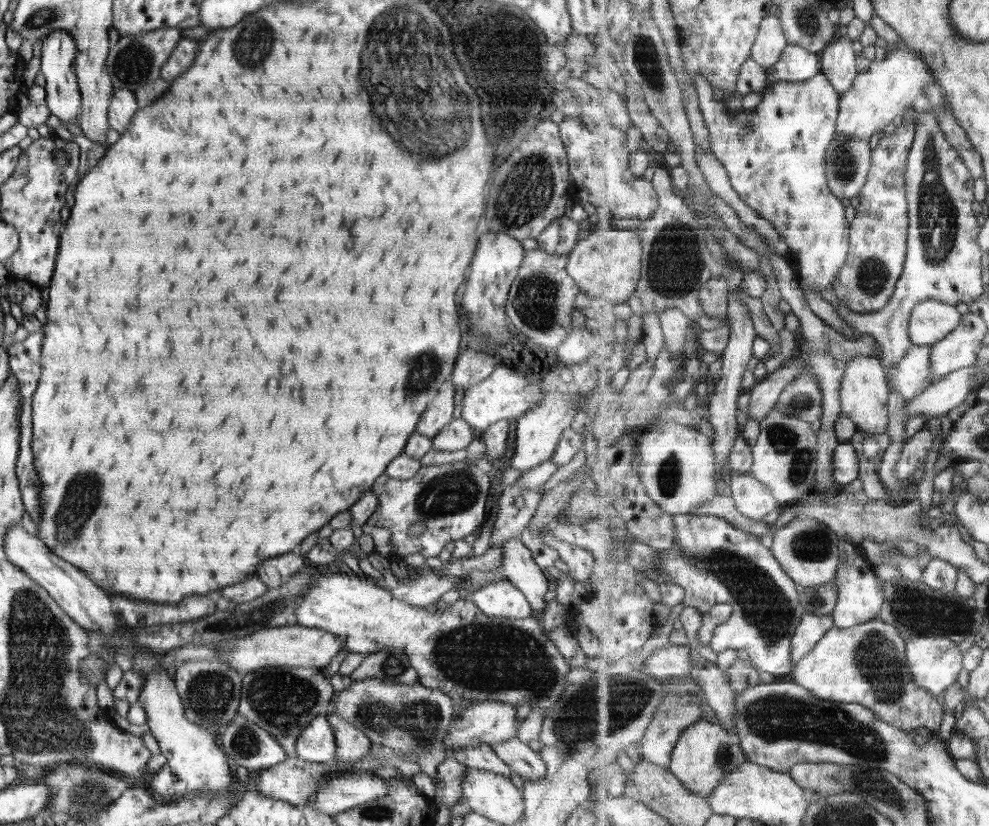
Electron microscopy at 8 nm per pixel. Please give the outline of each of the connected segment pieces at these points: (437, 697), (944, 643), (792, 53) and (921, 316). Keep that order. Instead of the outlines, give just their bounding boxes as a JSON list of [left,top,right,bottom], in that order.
[[331,679,456,777],[907,636,966,695],[769,43,824,81],[911,299,964,345]]

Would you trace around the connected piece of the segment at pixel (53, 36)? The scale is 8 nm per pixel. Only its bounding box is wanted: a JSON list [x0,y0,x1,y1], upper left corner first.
[41,29,81,125]

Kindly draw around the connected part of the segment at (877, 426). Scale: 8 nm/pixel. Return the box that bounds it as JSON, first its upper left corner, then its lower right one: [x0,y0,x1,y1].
[842,355,892,435]

